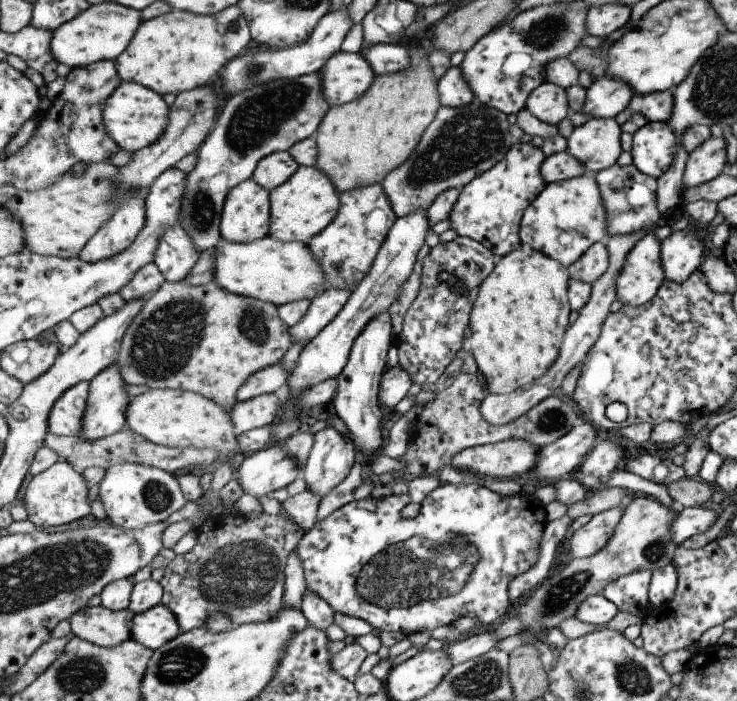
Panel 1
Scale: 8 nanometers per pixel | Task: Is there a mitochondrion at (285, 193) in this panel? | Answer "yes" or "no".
no

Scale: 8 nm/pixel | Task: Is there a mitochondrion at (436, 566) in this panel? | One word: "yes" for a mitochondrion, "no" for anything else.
yes

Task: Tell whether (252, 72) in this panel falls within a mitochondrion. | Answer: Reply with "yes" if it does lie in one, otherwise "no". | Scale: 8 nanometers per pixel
yes

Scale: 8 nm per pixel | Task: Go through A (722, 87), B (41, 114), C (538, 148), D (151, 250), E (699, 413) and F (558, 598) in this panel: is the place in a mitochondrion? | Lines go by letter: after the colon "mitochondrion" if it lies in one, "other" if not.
A: mitochondrion
B: other
C: other
D: other
E: other
F: mitochondrion

